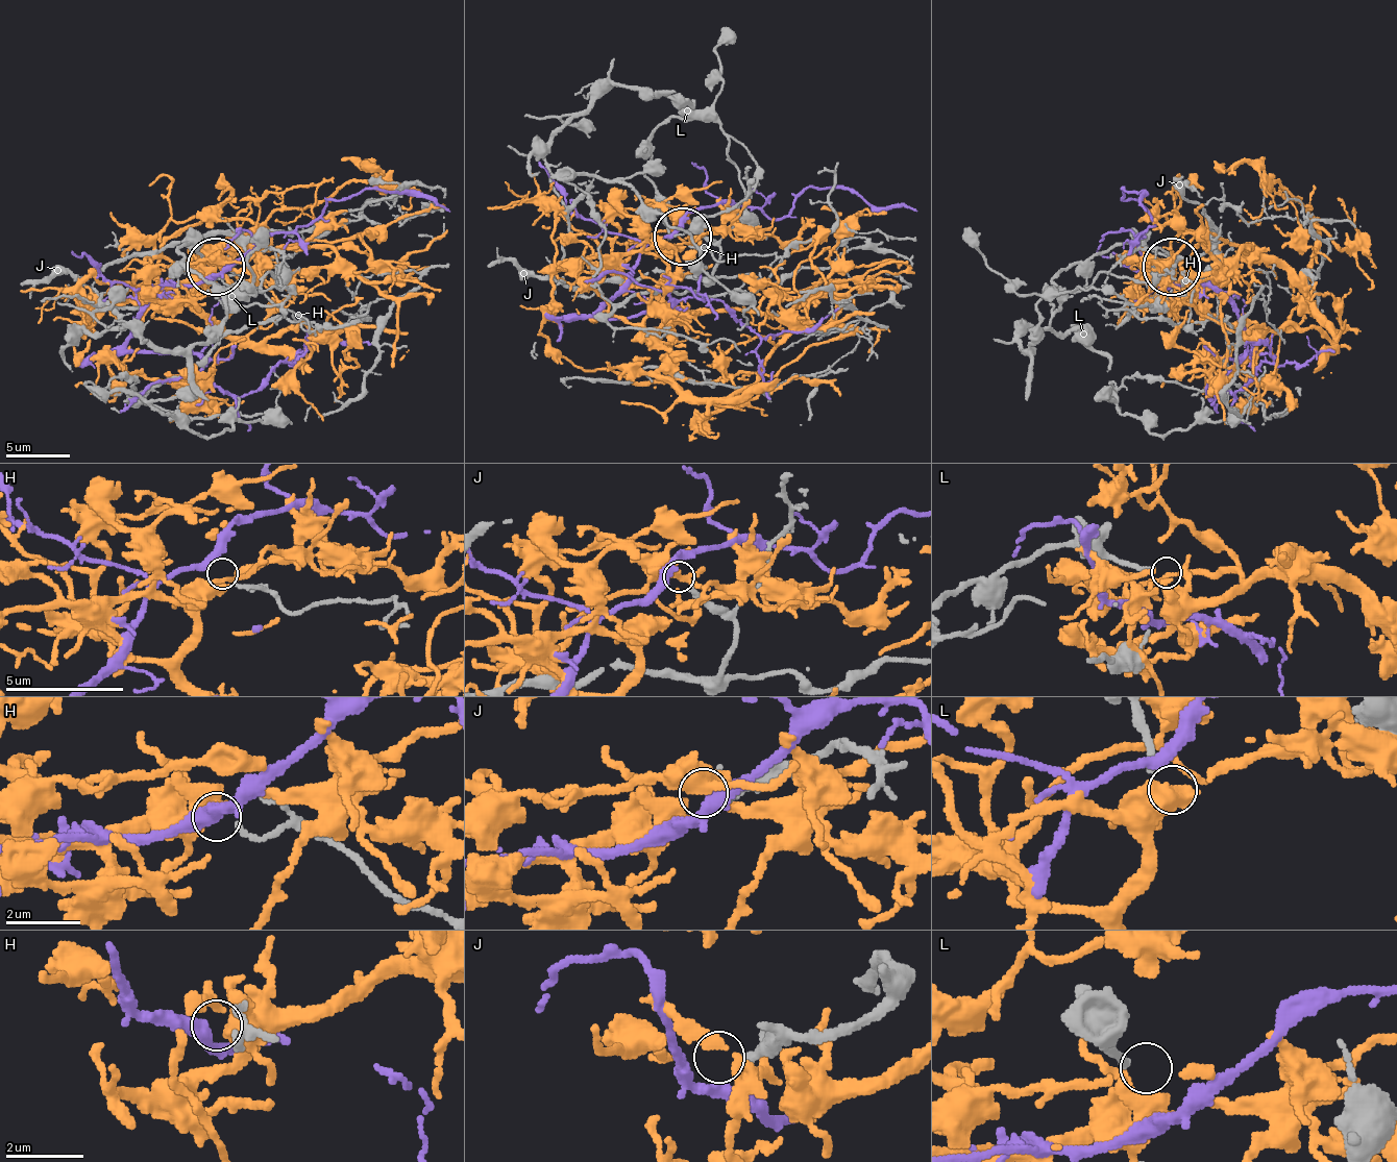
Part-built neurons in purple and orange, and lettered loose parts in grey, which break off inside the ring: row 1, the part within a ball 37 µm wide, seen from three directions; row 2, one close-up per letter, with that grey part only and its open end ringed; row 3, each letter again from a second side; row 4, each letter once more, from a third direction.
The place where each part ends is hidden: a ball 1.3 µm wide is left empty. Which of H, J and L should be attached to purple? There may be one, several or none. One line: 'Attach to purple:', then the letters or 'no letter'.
Attach to purple: H

